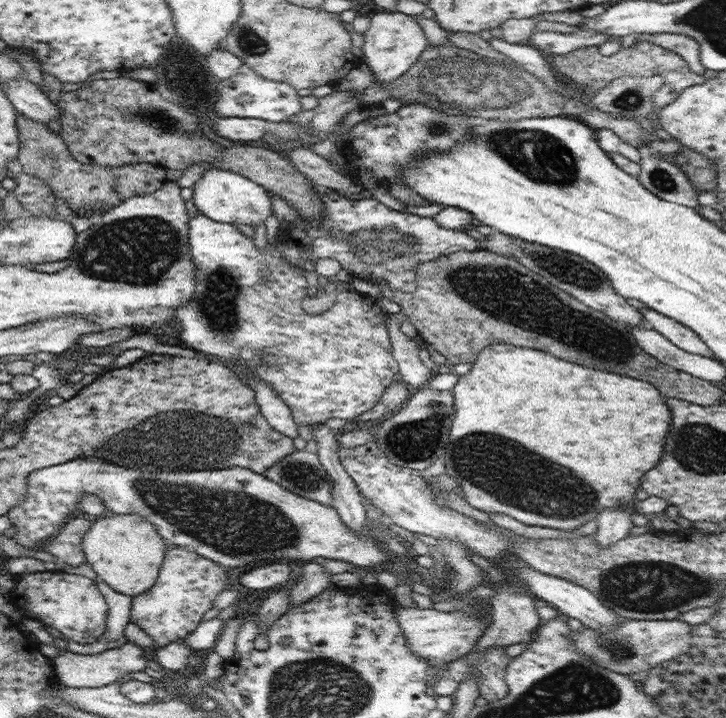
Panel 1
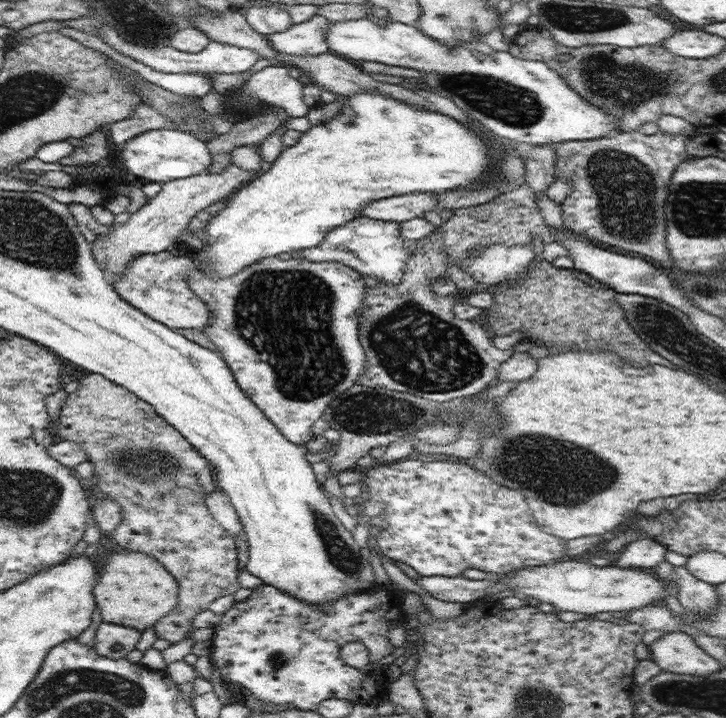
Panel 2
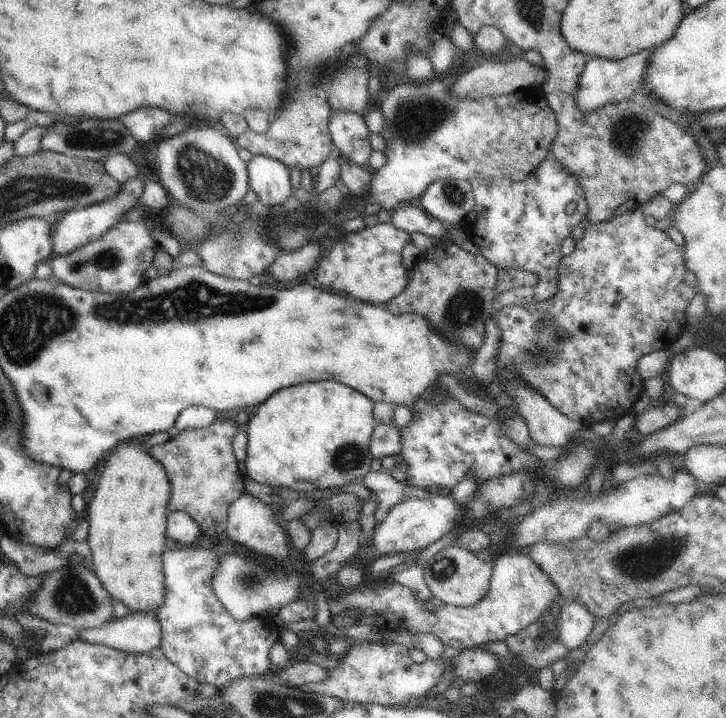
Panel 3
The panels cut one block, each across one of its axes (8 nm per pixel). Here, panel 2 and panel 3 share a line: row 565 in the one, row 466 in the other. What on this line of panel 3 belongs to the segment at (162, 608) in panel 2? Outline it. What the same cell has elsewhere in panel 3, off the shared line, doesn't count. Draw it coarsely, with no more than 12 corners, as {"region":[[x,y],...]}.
{"region":[[118,444],[86,508],[90,568],[129,613],[165,600],[171,485]]}

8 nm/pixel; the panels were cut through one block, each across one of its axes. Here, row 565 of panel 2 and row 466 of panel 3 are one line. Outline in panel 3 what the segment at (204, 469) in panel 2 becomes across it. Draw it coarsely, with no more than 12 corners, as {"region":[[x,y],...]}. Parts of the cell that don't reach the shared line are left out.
{"region":[[218,418],[148,450],[171,485],[166,514],[185,511],[210,538],[245,492]]}

